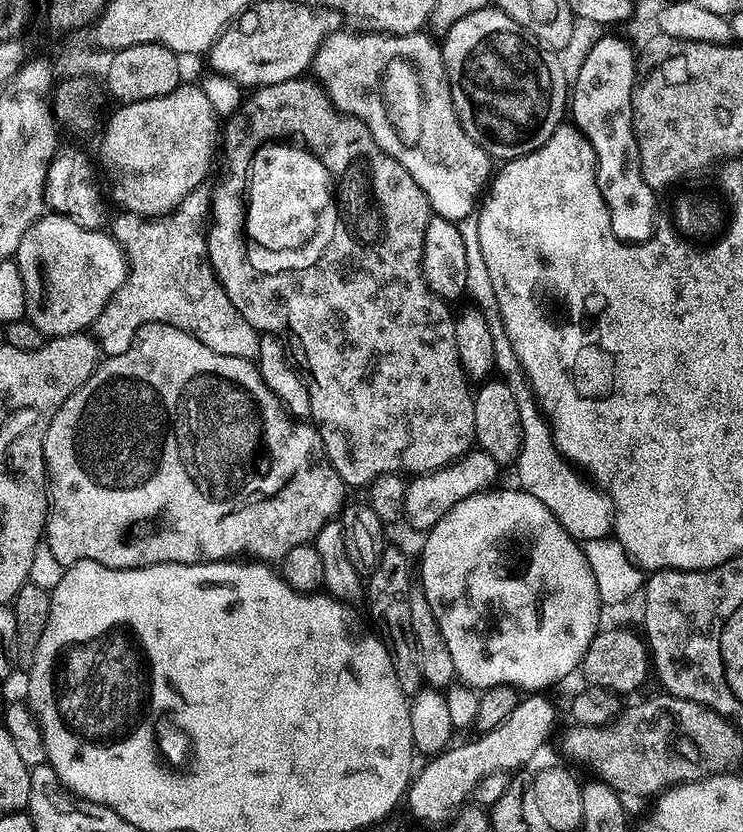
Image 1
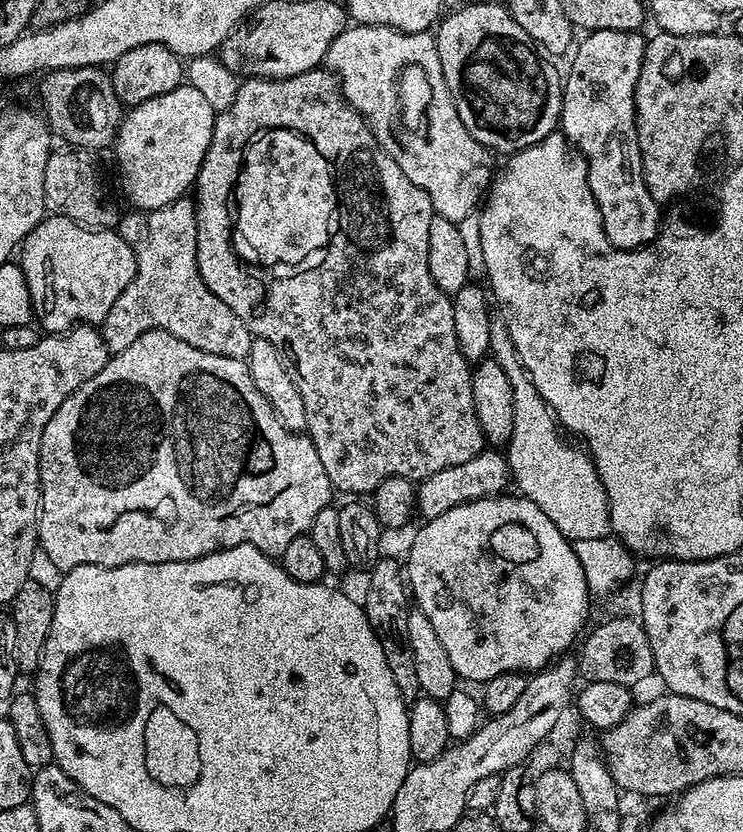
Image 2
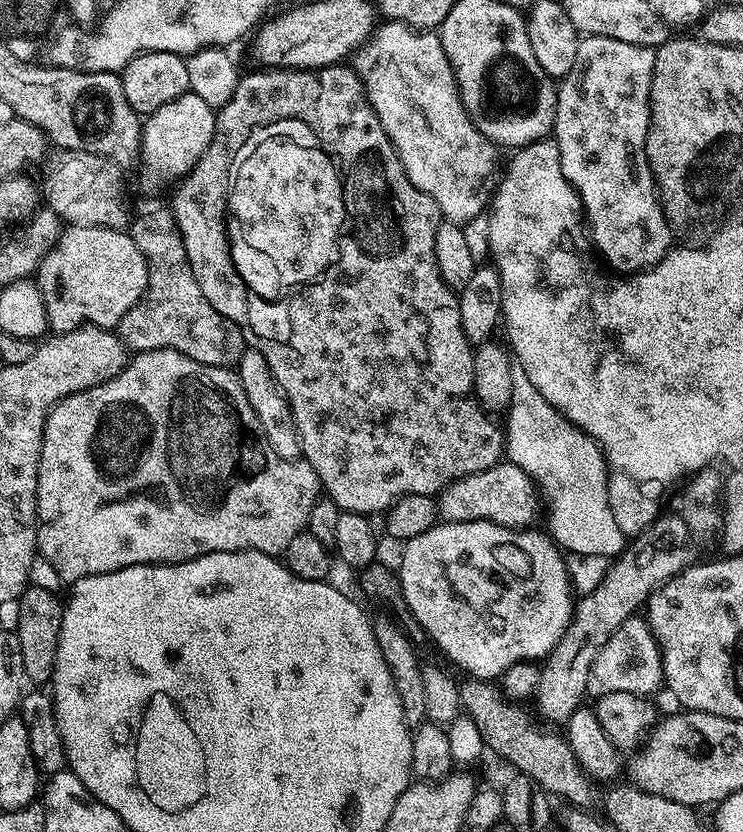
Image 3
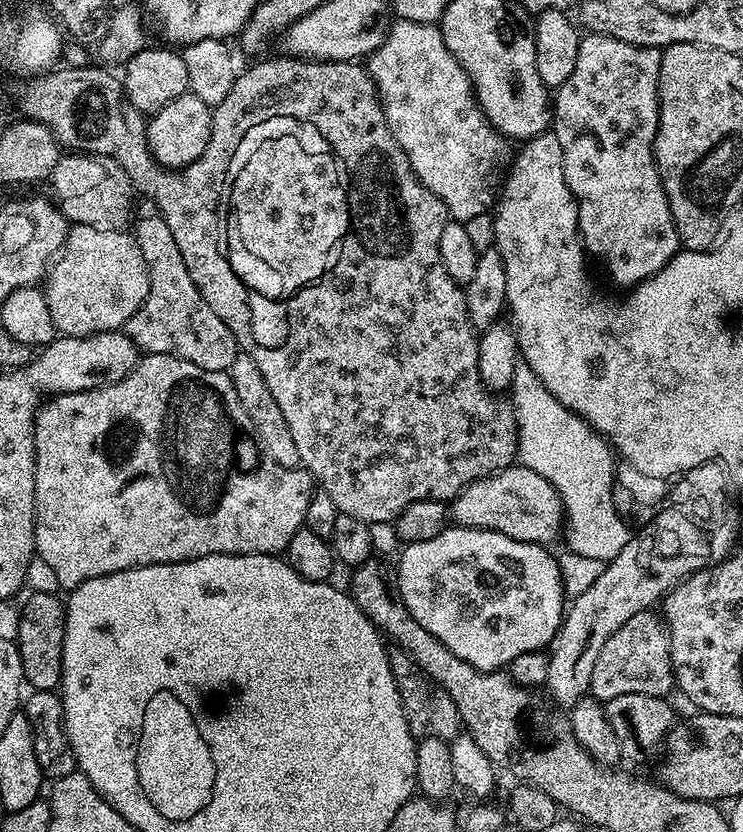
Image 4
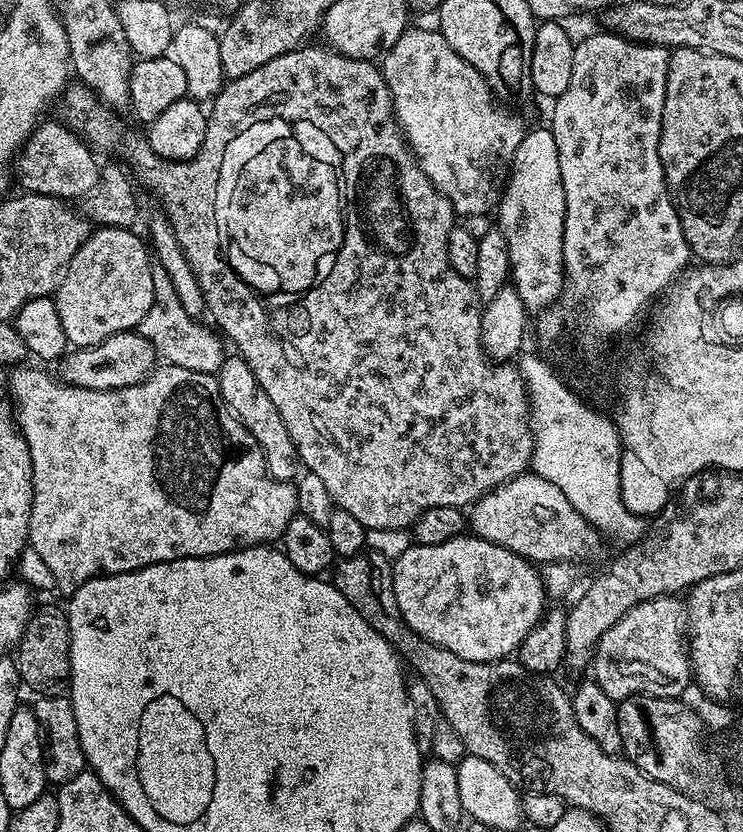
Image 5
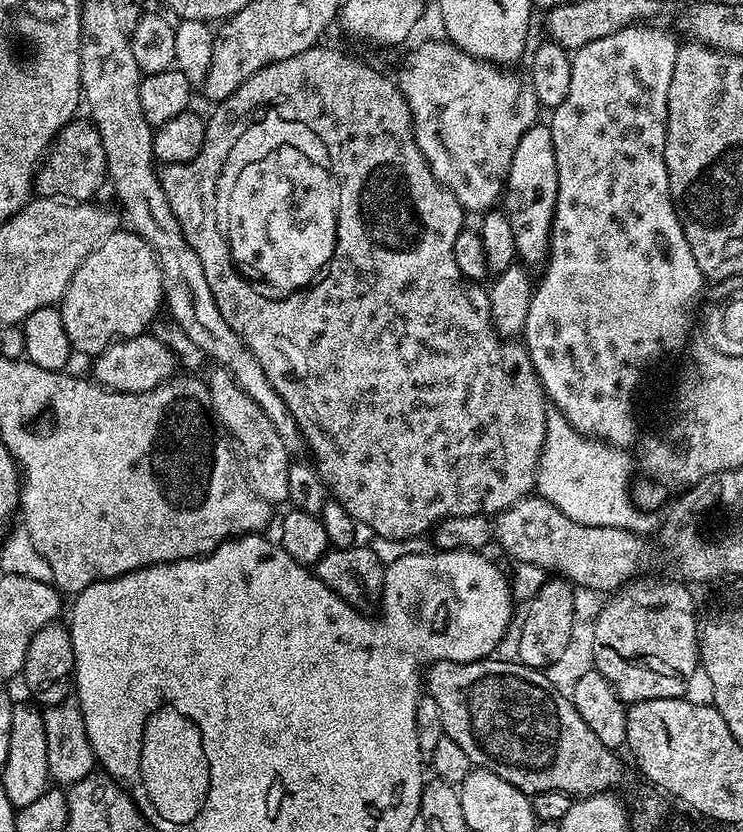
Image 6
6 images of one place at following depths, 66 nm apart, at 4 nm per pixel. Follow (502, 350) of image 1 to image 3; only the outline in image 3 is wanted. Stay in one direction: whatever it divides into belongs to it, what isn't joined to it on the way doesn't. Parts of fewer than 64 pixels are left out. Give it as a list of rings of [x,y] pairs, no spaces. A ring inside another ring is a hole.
[[[515,358],[510,362],[510,382],[512,393],[506,413],[506,456],[511,464],[521,468],[531,478],[543,507],[544,504],[548,507],[547,535],[568,554],[598,554],[609,558],[619,556],[626,547],[626,537],[622,530],[618,530],[618,522],[614,522],[614,510],[610,510],[608,463],[604,461],[600,447],[582,429],[574,426],[558,410],[554,410],[554,406],[550,406],[542,394],[538,394],[534,382],[526,378],[522,362]]]

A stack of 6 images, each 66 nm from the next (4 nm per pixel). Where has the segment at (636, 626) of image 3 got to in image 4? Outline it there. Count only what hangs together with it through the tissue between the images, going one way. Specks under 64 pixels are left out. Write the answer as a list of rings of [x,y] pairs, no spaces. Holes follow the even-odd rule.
[[[651,611],[639,612],[630,618],[614,634],[610,634],[606,646],[602,646],[602,654],[598,654],[598,662],[594,662],[594,678],[592,679],[591,695],[603,702],[616,698],[618,694],[650,694],[651,696],[667,697],[668,691],[673,691],[674,677],[672,675],[672,659],[668,645],[668,629],[659,615],[652,616]]]

